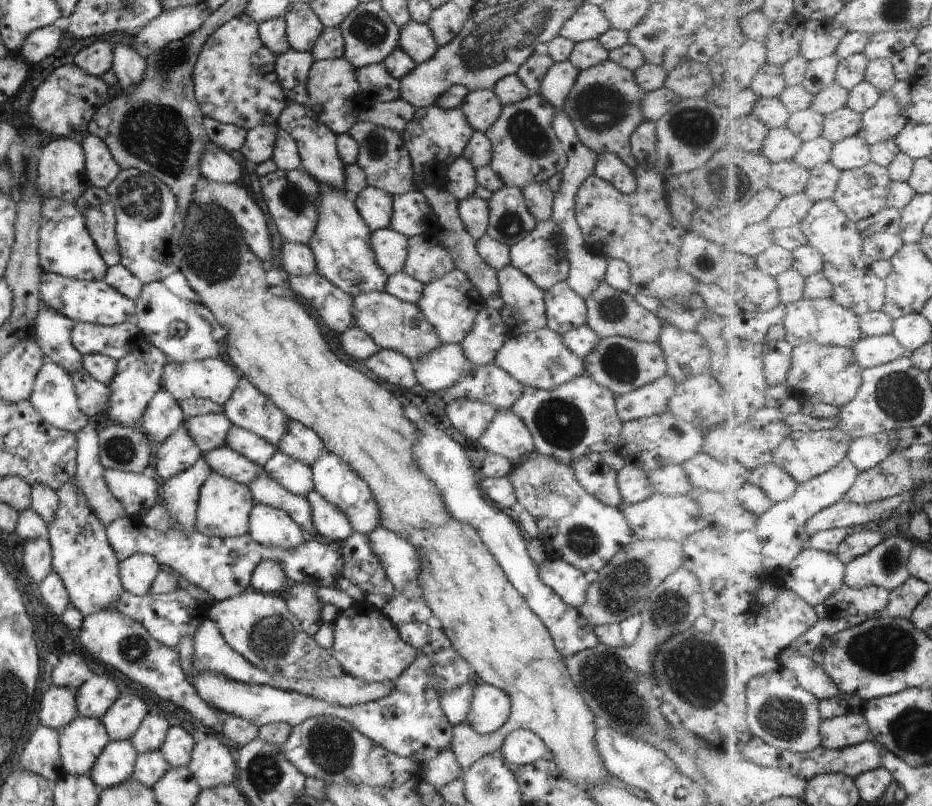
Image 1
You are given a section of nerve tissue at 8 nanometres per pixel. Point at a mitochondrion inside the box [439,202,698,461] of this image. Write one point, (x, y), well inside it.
(561, 423)

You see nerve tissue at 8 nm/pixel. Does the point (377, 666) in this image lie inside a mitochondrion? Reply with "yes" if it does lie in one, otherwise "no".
no

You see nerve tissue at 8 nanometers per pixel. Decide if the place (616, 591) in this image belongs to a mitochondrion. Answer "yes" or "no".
yes

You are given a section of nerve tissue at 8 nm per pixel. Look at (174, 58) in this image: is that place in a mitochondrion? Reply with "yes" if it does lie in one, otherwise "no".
yes

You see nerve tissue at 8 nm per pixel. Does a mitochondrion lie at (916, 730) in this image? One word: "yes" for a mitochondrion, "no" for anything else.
yes

